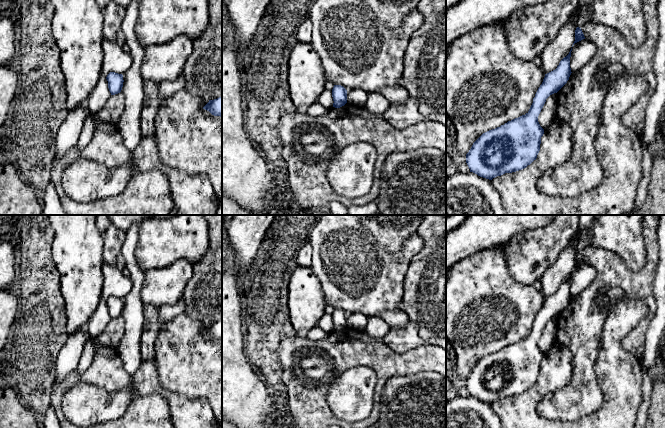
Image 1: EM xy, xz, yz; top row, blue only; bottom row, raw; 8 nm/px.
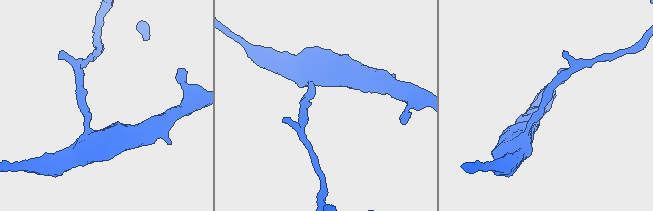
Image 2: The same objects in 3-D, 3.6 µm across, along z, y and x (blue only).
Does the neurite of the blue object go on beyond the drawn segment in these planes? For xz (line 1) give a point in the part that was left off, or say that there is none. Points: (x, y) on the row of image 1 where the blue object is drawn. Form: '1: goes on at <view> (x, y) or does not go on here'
1: does not go on here

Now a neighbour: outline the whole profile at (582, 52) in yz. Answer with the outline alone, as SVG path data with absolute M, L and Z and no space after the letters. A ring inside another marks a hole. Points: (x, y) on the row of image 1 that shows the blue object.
M587 39L575 43L572 47L570 57L571 72L575 73L587 65L596 51L597 48L595 44Z

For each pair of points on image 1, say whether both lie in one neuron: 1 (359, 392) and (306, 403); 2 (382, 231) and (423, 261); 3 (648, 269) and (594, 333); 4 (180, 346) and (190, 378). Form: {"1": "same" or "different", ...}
{"1": "different", "2": "different", "3": "same", "4": "same"}

